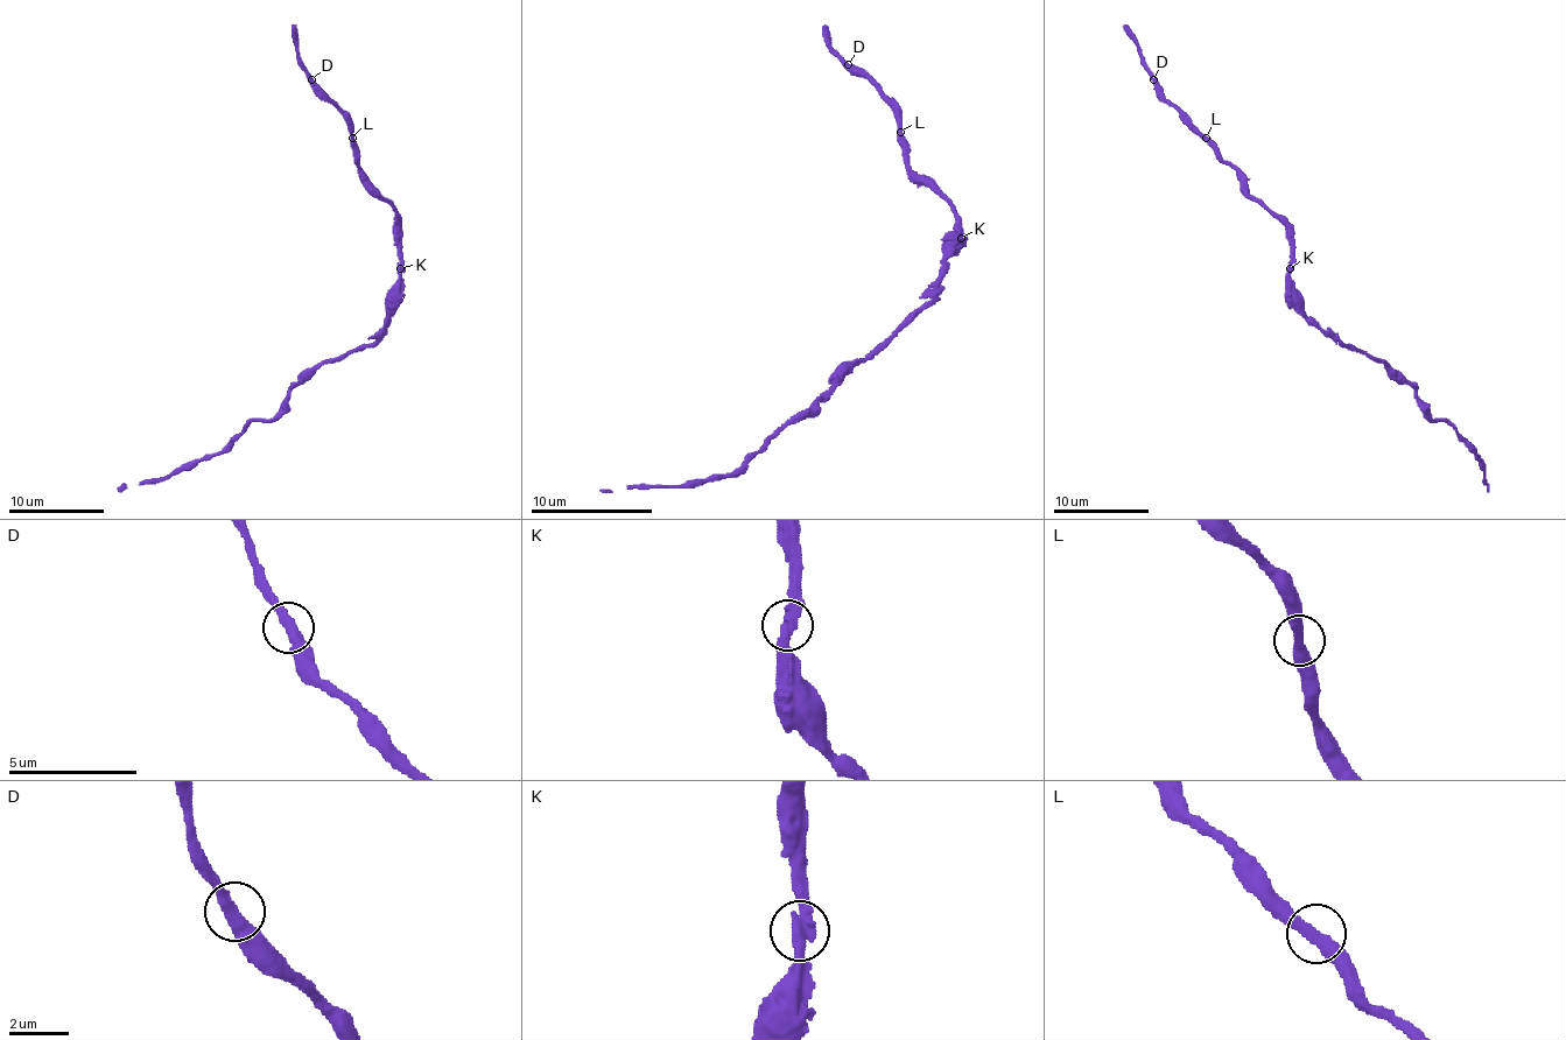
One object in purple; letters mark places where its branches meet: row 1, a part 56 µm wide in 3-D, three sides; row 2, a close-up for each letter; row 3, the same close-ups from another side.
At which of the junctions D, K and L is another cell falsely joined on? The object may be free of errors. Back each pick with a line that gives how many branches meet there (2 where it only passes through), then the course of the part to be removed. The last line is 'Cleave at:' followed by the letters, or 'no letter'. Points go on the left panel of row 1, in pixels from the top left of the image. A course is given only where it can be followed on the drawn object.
Cleave at: no letter

